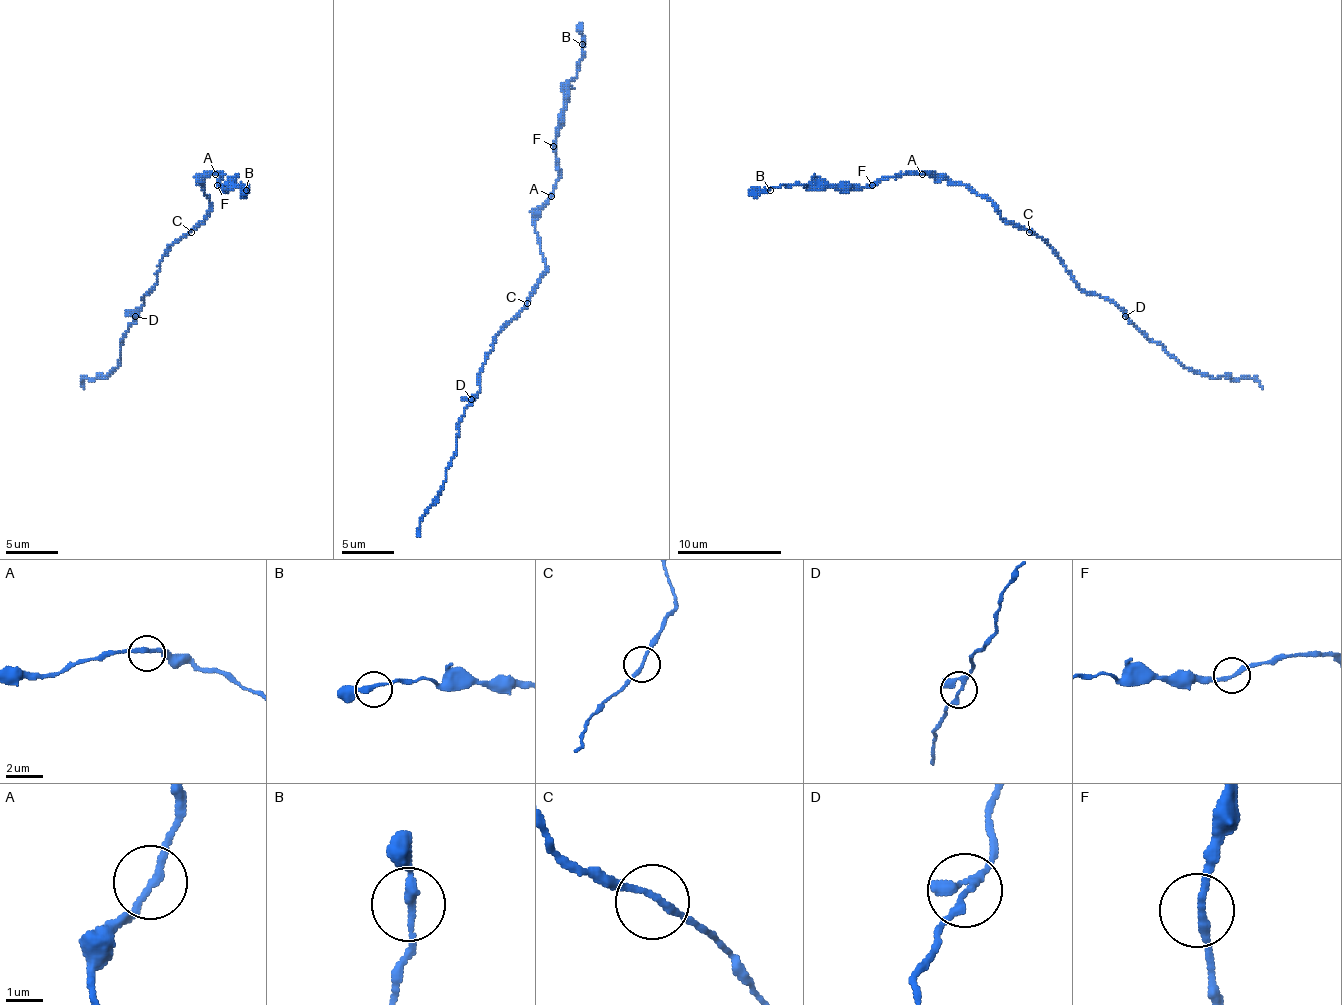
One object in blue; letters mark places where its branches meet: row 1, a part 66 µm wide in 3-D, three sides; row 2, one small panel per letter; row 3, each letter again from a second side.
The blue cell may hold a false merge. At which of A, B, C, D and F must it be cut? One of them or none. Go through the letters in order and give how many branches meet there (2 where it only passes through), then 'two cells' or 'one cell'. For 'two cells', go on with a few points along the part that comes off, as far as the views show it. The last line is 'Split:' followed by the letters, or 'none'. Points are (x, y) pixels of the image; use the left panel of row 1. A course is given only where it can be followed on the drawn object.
A: branches 2; one cell
B: branches 2; one cell
C: branches 2; one cell
D: branches 3; one cell
F: branches 2; one cell
Split: none

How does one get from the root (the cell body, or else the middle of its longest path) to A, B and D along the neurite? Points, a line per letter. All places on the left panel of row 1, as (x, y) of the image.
A: (191, 229), (209, 211), (209, 200), (199, 182), (215, 174)
B: (191, 229), (209, 211), (209, 200), (199, 182), (204, 177), (222, 174), (220, 187), (246, 185), (246, 190)
D: (191, 229), (162, 258), (157, 281), (144, 297), (144, 305), (136, 316)

